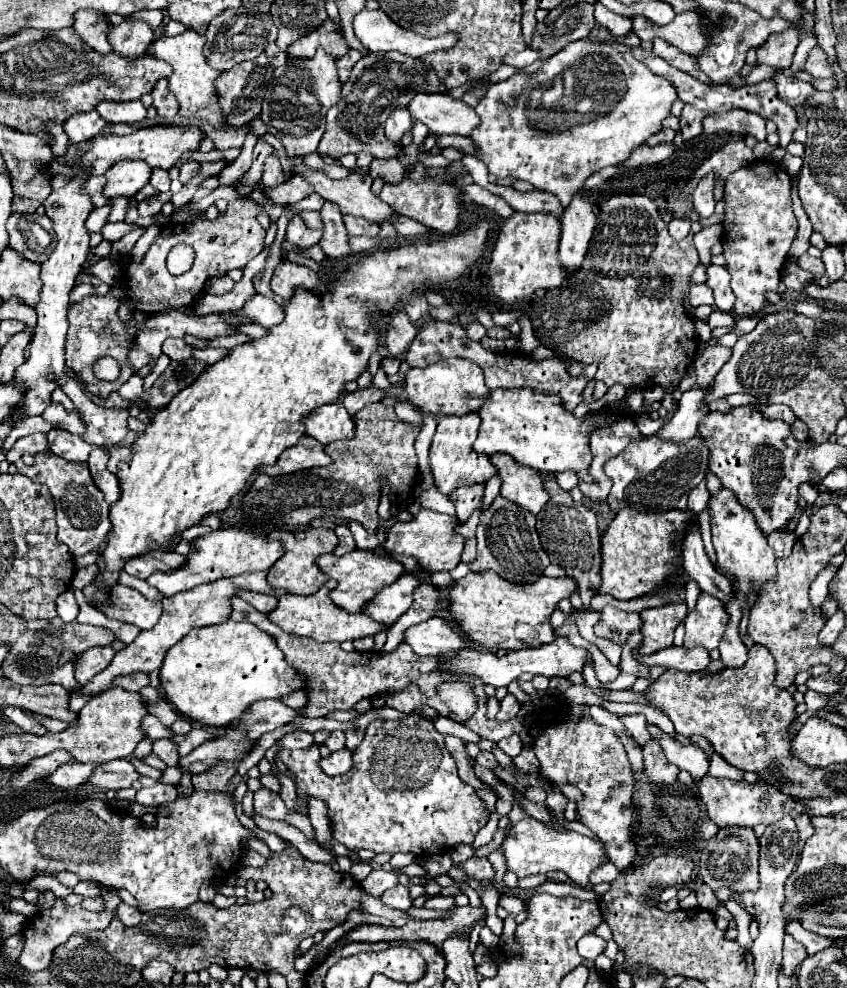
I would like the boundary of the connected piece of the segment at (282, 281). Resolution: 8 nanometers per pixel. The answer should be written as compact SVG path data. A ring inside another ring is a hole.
M289 259L279 261L279 265L273 271L271 277L271 289L275 295L281 295L283 299L289 299L293 295L295 287L305 287L305 289L313 289L313 291L321 291L319 283L319 275L299 263L293 263Z

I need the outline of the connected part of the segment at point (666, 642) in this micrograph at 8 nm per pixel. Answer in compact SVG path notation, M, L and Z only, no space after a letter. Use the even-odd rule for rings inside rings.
M685 603L663 605L663 607L641 611L643 641L641 641L639 653L649 655L649 653L655 653L659 649L671 647L673 645L673 633L677 629L677 625L685 619L685 615L687 615Z

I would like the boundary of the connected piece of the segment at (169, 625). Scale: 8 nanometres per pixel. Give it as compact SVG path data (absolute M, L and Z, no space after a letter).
M253 571L253 573L229 577L229 579L217 579L217 581L207 583L207 585L197 585L197 587L193 587L189 591L177 593L177 597L163 599L163 613L161 613L157 625L153 629L149 629L149 631L141 631L131 645L127 645L127 647L123 647L121 651L115 653L115 657L113 657L113 661L111 661L111 665L107 669L97 673L97 677L93 677L93 681L89 681L87 685L81 685L81 687L69 691L69 695L73 695L73 693L77 693L77 695L99 695L99 693L105 693L107 689L111 689L113 681L117 677L121 677L121 675L131 675L131 673L137 673L137 671L151 673L151 671L159 669L167 649L173 647L177 641L181 641L191 629L227 621L227 617L229 617L229 599L235 595L235 587L251 589L251 591L257 591L257 593L273 593L275 597L281 597L285 591L271 589L265 577L267 577L265 571Z

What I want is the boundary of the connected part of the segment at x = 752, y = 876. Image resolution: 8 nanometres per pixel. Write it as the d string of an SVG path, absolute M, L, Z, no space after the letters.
M725 827L719 833L699 845L699 871L703 881L715 891L719 887L731 887L737 893L745 889L757 889L757 861L759 861L759 841L753 829L745 827Z

